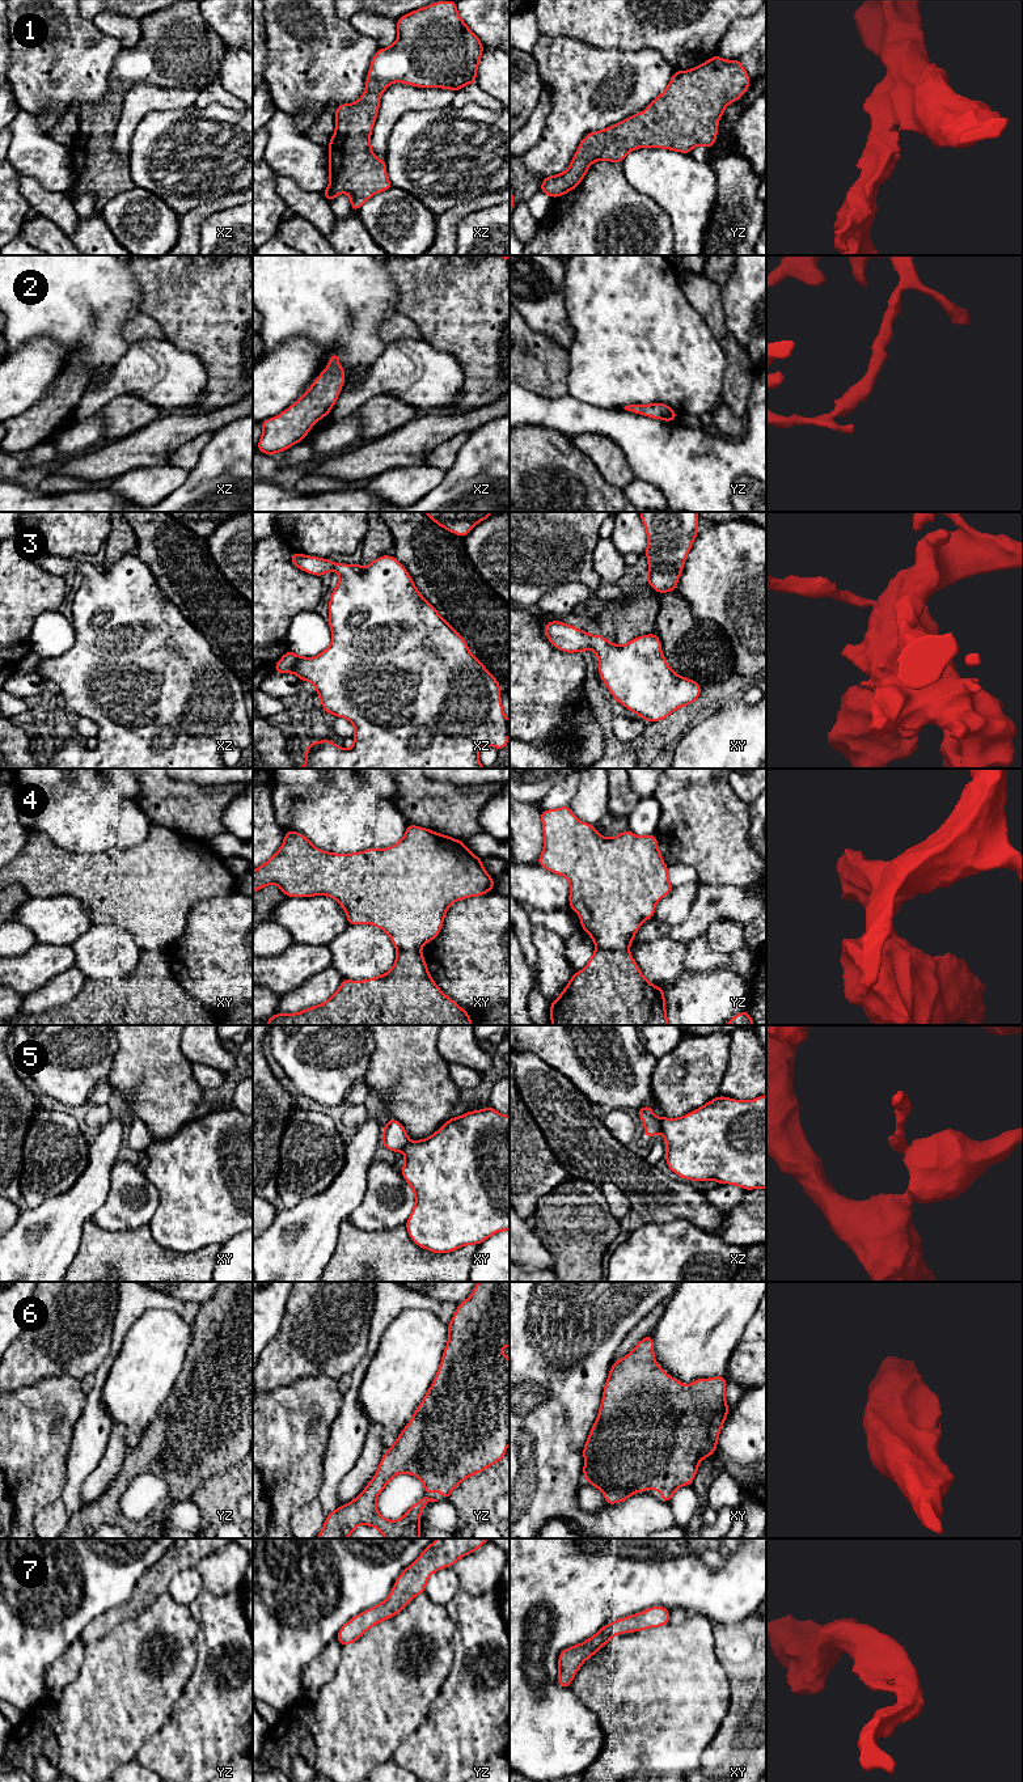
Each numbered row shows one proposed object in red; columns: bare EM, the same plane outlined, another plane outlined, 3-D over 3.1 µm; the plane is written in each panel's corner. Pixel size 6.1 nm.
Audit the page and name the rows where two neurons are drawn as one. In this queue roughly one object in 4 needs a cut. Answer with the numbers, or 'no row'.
4, 5

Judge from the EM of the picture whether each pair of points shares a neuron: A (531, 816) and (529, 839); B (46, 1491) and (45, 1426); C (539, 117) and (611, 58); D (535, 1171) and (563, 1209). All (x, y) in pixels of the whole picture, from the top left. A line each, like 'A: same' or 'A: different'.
A: same
B: same
C: different
D: different

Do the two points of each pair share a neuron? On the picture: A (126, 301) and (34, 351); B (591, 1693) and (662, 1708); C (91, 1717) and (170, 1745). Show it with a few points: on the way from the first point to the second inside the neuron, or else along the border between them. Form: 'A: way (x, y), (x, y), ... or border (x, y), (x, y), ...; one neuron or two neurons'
A: way (104, 301), (88, 301), (56, 333); one neuron
B: way (608, 1693), (645, 1693); one neuron
C: border (169, 1715), (135, 1757); two neurons

